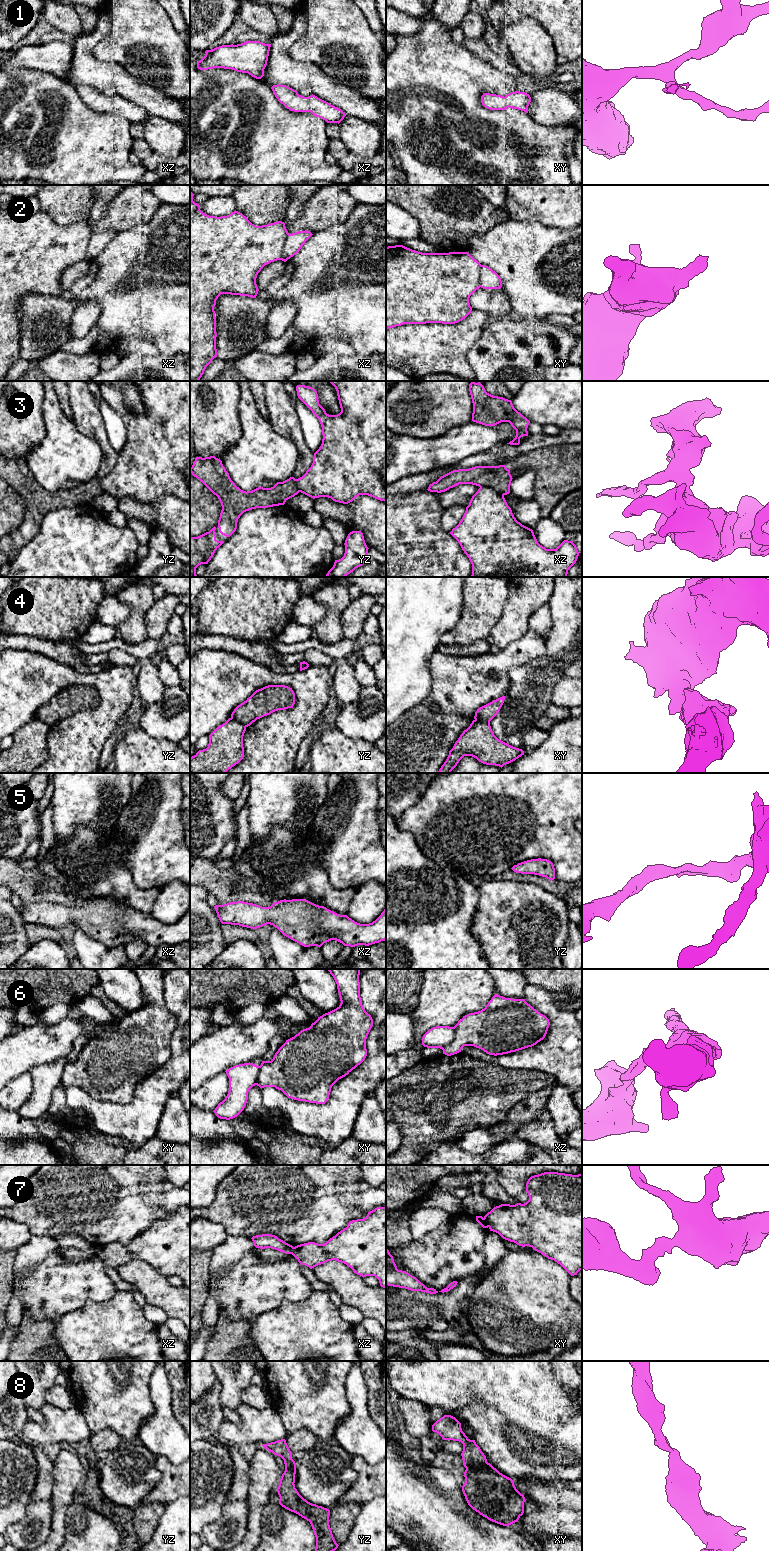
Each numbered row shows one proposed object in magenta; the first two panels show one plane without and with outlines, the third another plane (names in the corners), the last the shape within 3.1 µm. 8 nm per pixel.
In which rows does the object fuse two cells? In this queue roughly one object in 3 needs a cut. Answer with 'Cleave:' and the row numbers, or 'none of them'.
Cleave: 2, 3, 4, 6, 7

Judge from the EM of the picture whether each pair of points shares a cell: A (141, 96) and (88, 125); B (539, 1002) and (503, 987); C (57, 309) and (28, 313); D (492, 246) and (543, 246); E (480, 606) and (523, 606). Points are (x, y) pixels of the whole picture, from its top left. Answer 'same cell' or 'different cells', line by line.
A: different cells
B: different cells
C: same cell
D: same cell
E: different cells

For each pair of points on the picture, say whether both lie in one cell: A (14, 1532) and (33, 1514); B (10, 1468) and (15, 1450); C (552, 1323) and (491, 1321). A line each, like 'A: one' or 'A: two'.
A: one
B: one
C: one

